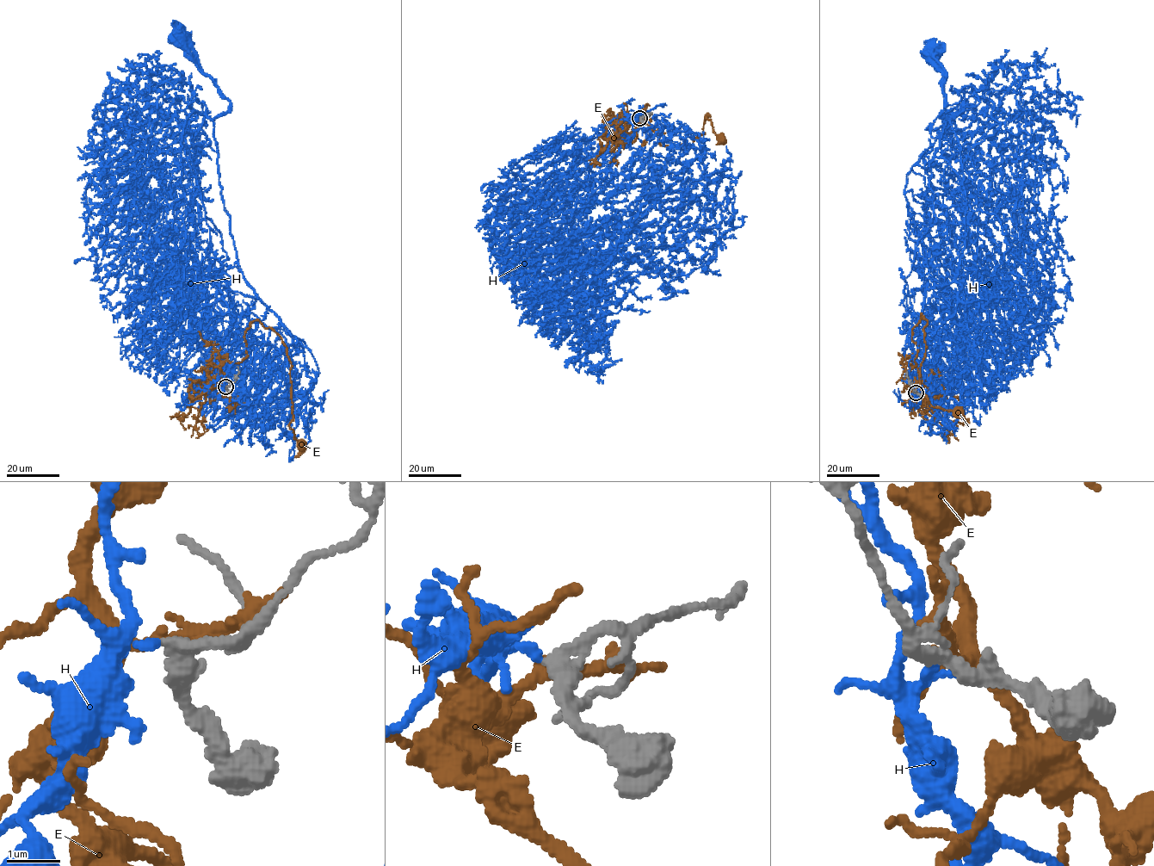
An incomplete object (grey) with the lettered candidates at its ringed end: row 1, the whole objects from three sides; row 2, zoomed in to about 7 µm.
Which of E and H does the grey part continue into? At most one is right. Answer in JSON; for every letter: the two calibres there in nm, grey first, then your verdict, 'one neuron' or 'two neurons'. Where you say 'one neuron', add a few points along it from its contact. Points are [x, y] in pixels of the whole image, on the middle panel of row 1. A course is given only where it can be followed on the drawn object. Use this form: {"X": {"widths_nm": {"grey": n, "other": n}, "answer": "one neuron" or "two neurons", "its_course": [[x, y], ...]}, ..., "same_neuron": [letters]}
{"E": {"widths_nm": {"grey": 240, "other": 220}, "answer": "two neurons"}, "H": {"widths_nm": {"grey": 260, "other": 90}, "answer": "one neuron", "its_course": [[639, 117], [691, 146], [704, 175], [654, 199], [609, 245], [624, 249], [567, 259]]}, "same_neuron": ["H"]}

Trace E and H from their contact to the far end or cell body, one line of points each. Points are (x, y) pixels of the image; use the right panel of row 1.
E: (916, 392), (909, 369), (922, 313), (921, 389), (932, 406), (957, 411)
H: (915, 392), (908, 362), (925, 332), (955, 313), (964, 245), (961, 146), (940, 115), (943, 72), (931, 55)

